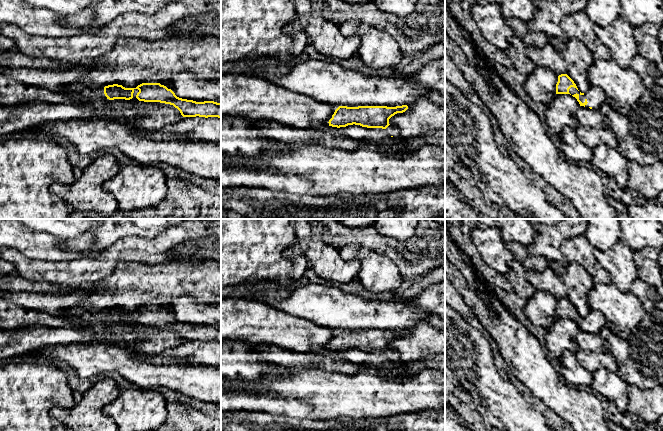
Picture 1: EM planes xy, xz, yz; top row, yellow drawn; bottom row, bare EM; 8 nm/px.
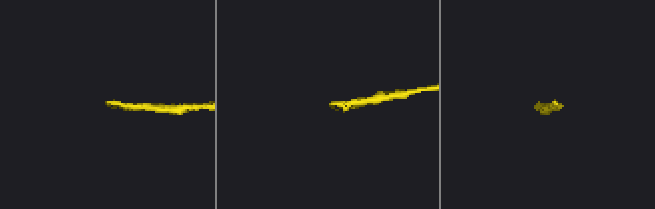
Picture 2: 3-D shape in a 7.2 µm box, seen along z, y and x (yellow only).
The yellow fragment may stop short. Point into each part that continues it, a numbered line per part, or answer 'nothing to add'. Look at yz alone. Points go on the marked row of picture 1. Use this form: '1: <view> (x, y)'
1: yz (595, 96)

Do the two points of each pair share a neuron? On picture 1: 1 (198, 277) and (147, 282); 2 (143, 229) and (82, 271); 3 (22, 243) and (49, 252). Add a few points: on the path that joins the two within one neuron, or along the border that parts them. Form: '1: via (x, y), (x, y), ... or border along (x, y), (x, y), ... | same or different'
1: via (185, 278), (160, 280) | same
2: border along (158, 235), (152, 238), (122, 236), (112, 244) | different
3: via (29, 243), (42, 246) | same

